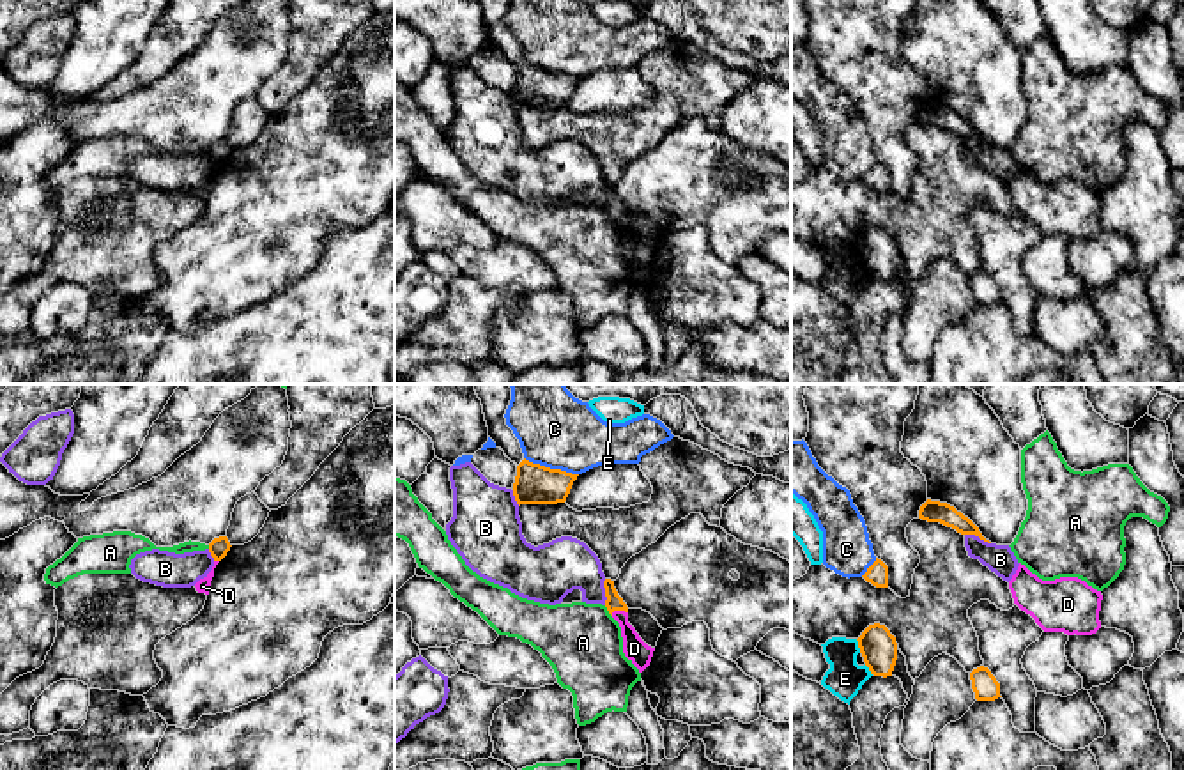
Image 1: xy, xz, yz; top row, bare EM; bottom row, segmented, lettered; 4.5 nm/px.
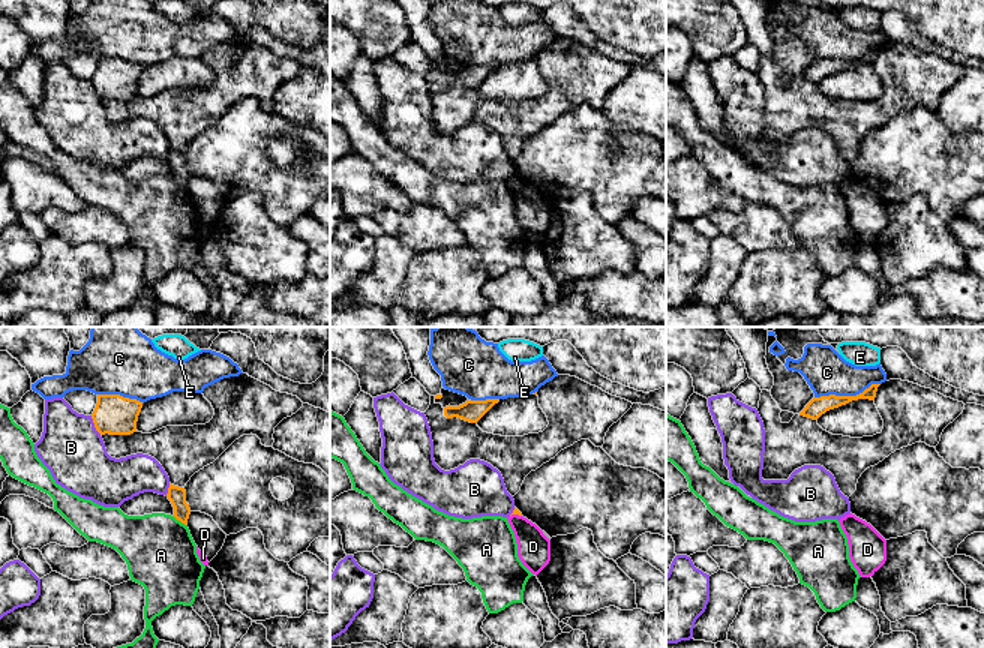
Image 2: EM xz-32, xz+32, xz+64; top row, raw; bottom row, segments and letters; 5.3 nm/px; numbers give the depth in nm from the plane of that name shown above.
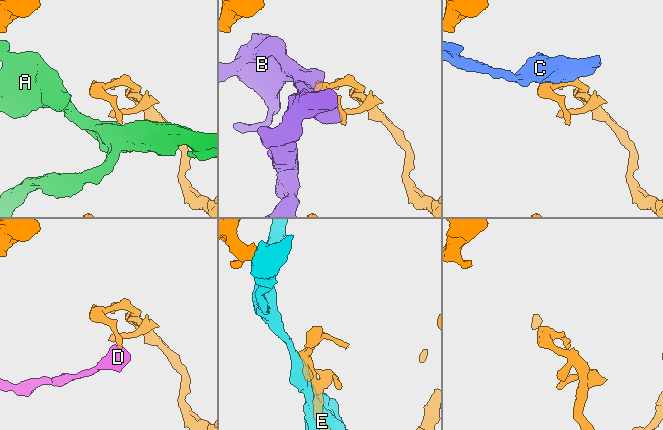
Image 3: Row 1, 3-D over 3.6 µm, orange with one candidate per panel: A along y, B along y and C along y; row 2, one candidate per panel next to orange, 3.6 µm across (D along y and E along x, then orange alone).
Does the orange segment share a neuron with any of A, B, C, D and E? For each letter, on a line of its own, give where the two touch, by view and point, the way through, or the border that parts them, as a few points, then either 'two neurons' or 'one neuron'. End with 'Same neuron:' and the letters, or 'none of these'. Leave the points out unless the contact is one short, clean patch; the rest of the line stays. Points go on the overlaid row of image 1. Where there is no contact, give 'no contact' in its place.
A: xz (607, 609) | along xz (604, 606), (611, 616) | two neurons
B: xz (606, 592) | two neurons
C: xz (549, 468) | two neurons
D: xz (618, 609) | across xz (615, 602), (618, 609), (634, 648) | one neuron
E: yz (859, 646) | two neurons
Same neuron: D

